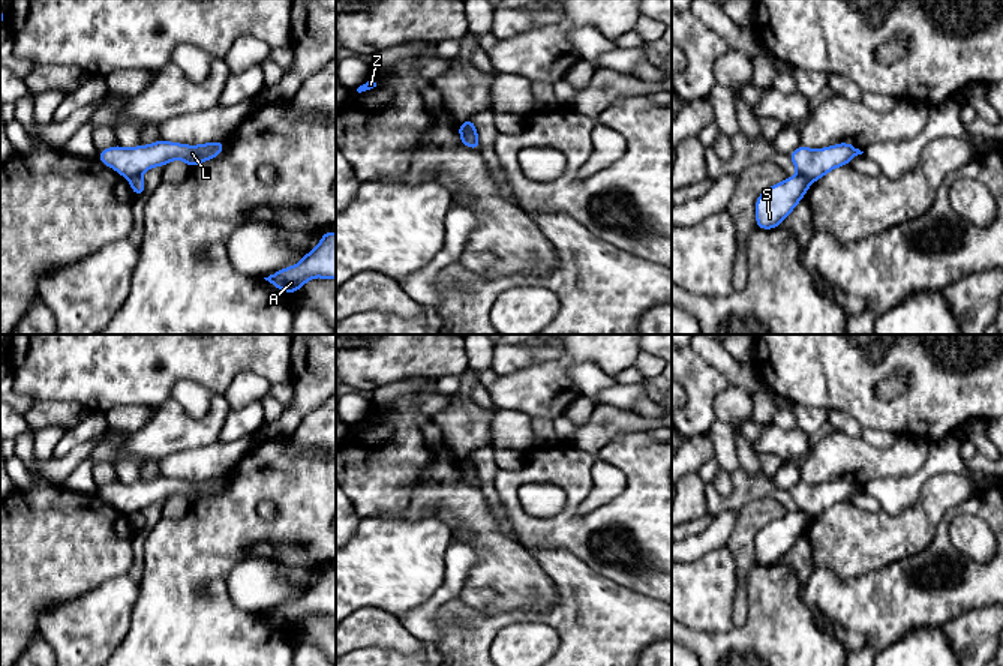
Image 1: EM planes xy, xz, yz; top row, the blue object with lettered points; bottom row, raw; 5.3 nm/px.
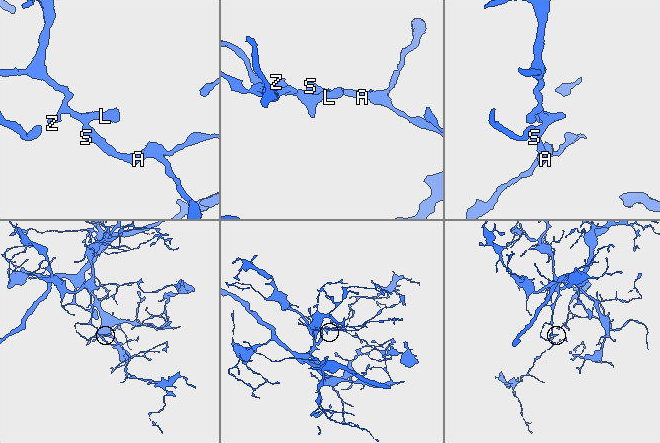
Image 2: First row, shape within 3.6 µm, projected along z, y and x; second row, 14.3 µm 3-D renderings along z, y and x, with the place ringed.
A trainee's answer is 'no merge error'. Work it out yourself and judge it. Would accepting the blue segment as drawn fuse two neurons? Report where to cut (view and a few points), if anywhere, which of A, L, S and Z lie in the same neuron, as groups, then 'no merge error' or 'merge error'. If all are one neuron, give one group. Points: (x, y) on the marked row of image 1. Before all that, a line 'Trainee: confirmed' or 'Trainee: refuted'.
Trainee: refuted
yz (799, 173), (811, 182) | A S / L Z | merge error

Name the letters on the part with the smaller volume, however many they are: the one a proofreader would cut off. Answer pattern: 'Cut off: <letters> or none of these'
Cut off: A, S

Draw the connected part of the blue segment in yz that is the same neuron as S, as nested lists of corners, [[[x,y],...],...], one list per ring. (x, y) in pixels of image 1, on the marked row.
[[[799,174],[765,189],[756,200],[757,228],[775,230],[805,196],[810,186],[811,182]]]

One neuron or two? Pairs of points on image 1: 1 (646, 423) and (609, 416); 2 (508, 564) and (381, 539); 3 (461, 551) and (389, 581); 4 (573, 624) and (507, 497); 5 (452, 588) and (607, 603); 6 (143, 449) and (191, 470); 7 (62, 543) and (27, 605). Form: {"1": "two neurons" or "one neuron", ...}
{"1": "one neuron", "2": "two neurons", "3": "two neurons", "4": "two neurons", "5": "two neurons", "6": "two neurons", "7": "one neuron"}

